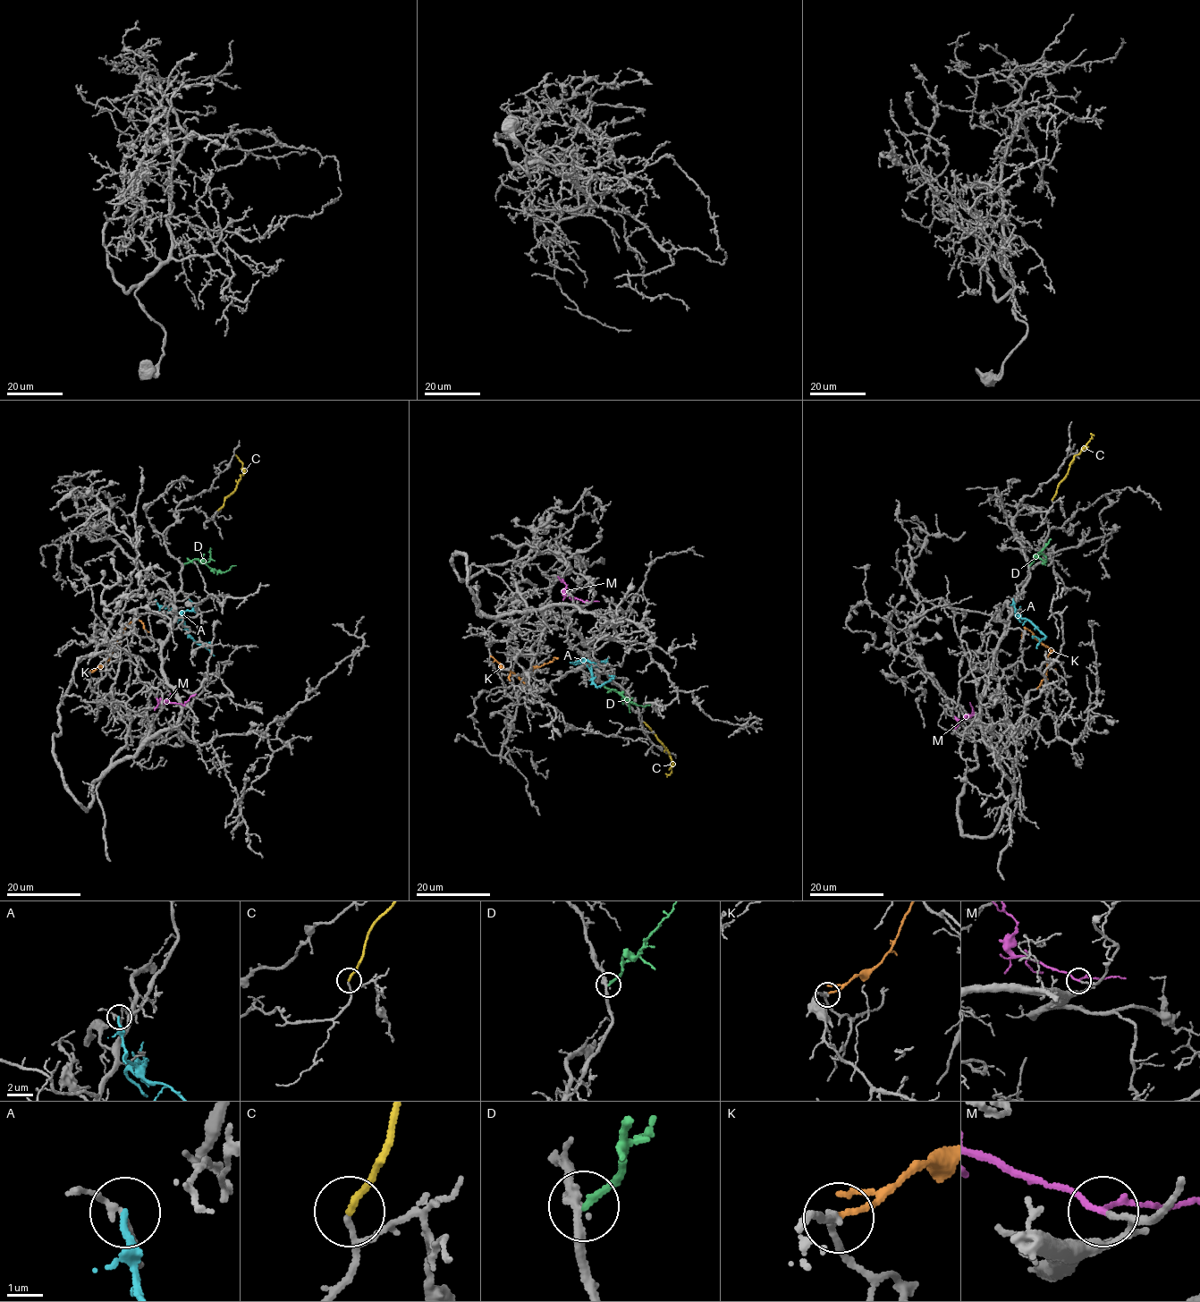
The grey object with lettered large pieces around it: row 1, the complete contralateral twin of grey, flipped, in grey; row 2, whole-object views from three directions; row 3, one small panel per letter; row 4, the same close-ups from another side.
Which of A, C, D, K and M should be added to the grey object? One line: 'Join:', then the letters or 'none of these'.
Join: C, D, M

